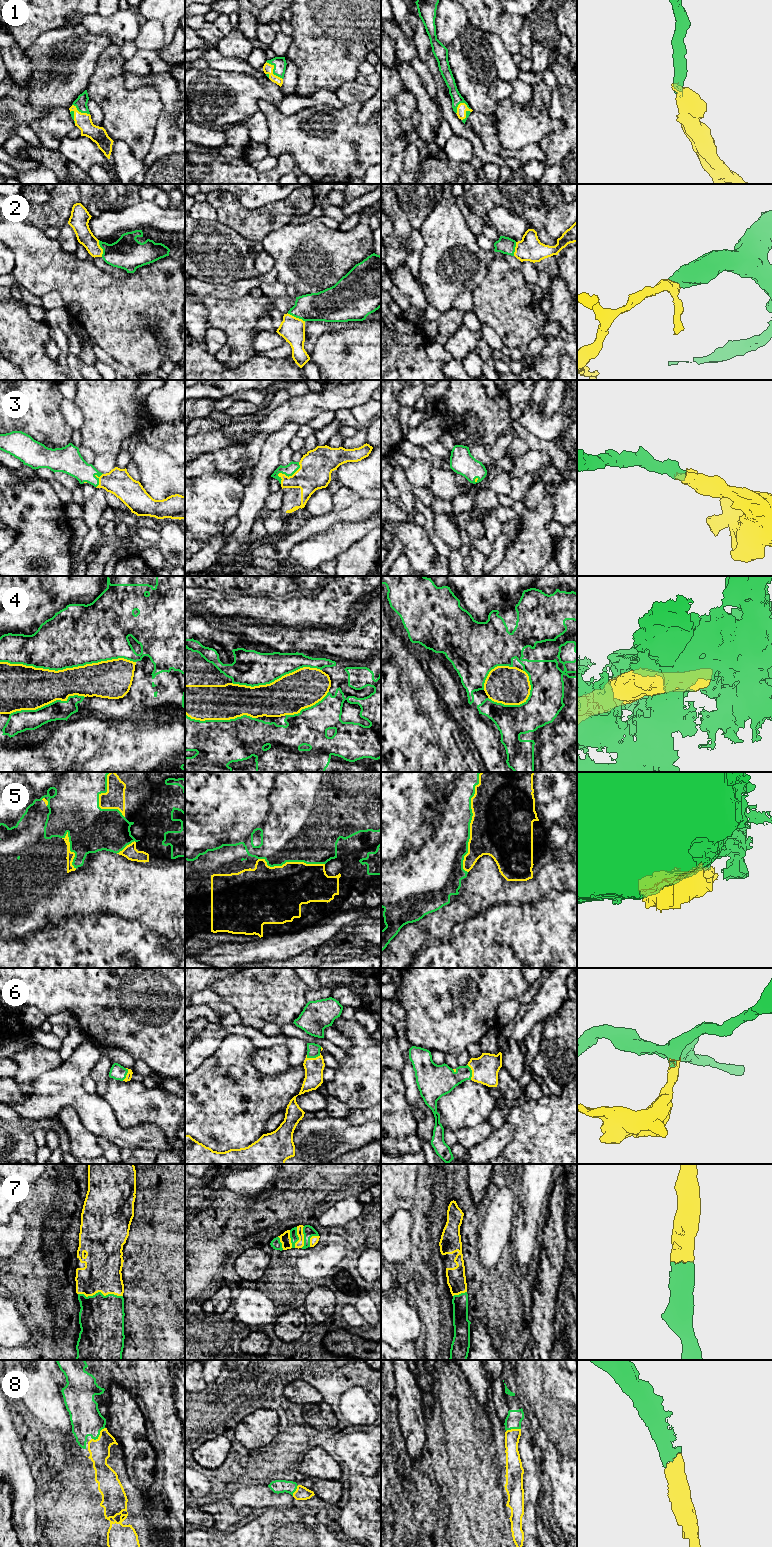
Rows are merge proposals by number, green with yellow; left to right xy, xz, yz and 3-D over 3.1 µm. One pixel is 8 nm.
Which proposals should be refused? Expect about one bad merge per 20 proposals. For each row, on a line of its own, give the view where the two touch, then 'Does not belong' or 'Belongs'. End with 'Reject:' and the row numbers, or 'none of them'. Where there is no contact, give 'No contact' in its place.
1: Touches green in yz. Belongs
2: Touches green in xz. Belongs
3: Touches green in xz. Belongs
4: Touches green in xy. Belongs
5: Touches green in yz. Does not belong
6: Touches green in xz. Belongs
7: Touches green in xy. Belongs
8: Touches green in xy. Belongs
Reject: 5

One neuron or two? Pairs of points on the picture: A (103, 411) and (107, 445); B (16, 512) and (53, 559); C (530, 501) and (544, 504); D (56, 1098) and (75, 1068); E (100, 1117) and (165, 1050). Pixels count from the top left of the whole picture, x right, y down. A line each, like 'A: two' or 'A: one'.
A: one
B: one
C: one
D: one
E: two

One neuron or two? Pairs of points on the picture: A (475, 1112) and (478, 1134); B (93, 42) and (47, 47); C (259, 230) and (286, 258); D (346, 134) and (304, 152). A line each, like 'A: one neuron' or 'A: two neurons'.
A: two neurons
B: one neuron
C: two neurons
D: one neuron

